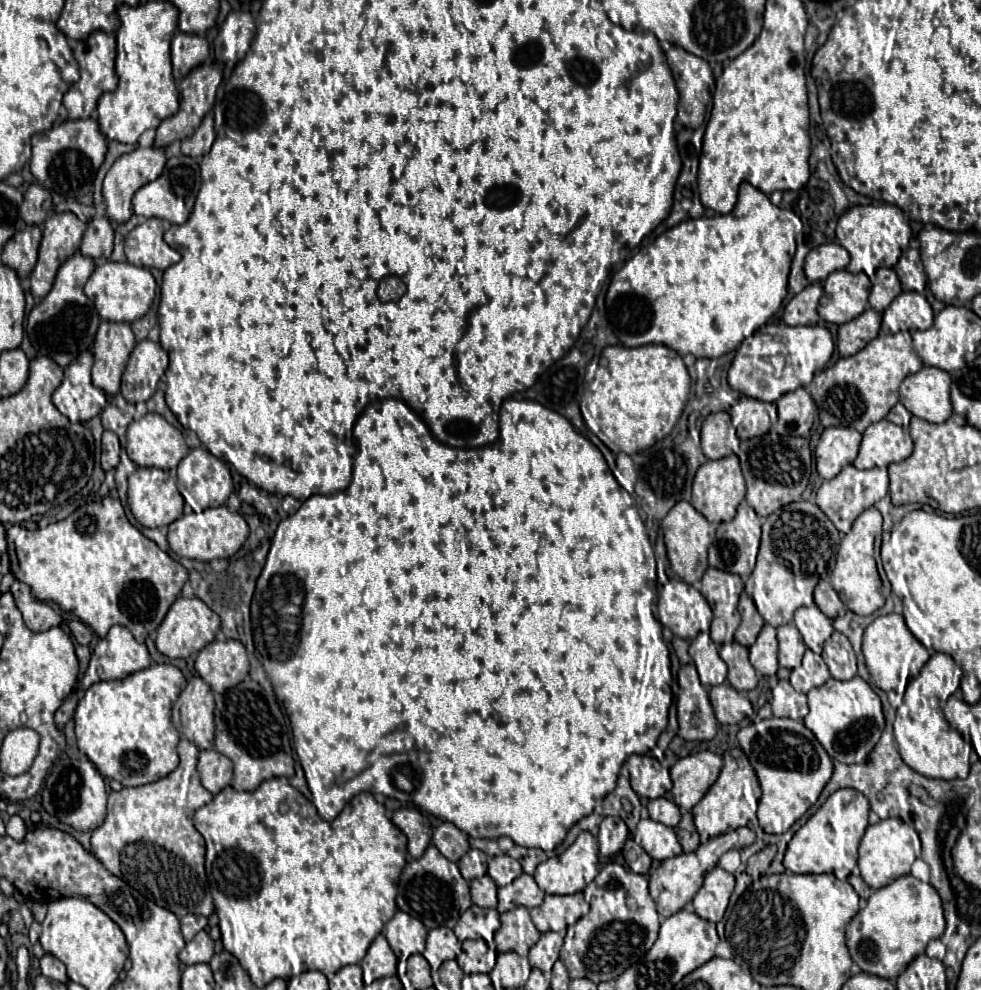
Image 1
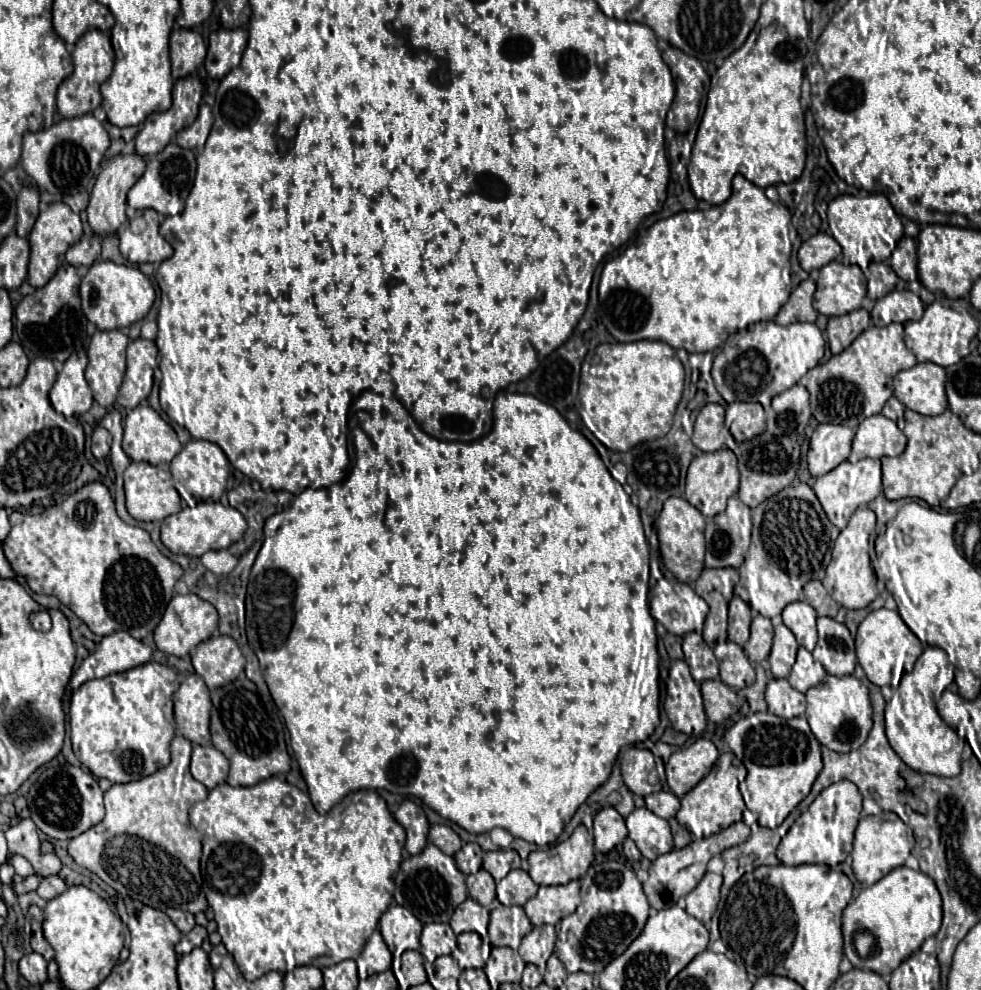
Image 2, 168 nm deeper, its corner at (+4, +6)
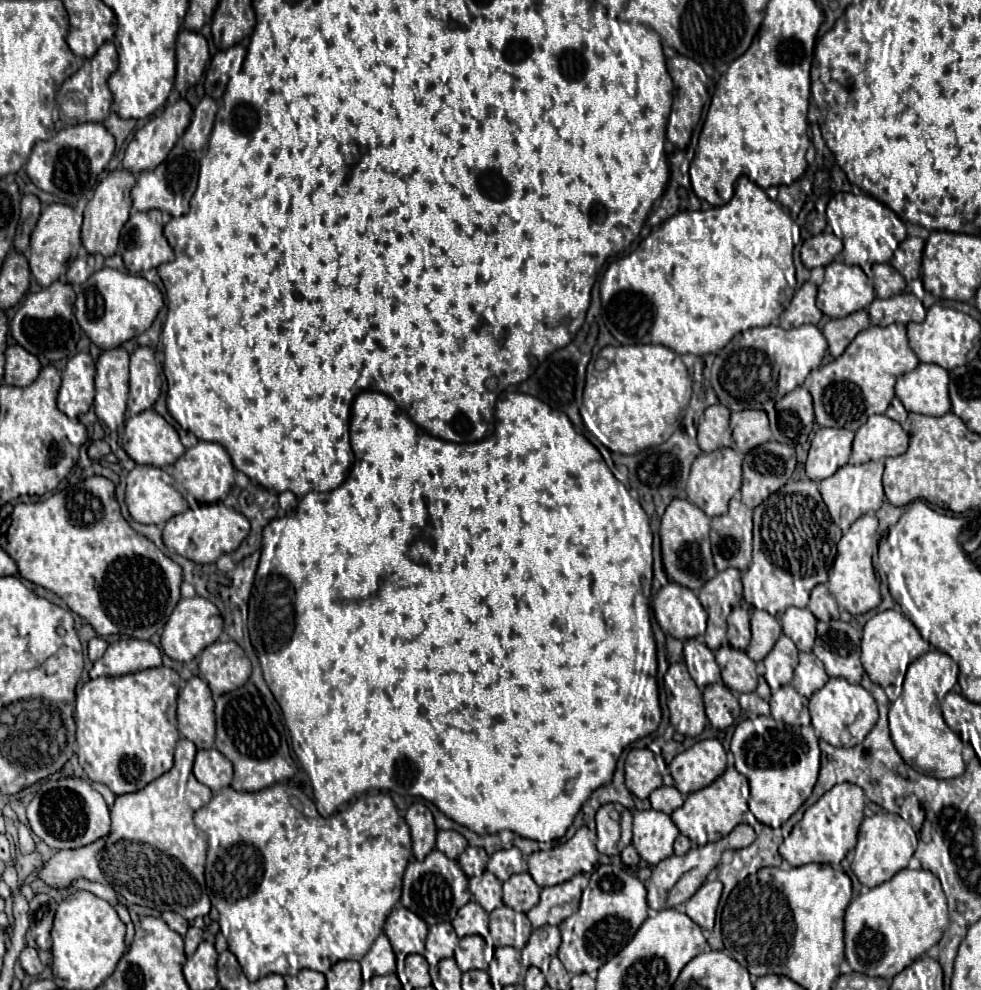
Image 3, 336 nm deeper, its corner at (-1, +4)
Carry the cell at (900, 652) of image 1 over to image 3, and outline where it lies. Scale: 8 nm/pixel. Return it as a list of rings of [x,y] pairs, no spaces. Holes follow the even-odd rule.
[[[884,610],[866,622],[860,649],[862,666],[864,666],[866,674],[870,676],[870,680],[881,686],[884,691],[888,686],[894,686],[894,690],[897,691],[897,699],[903,686],[908,664],[914,662],[918,656],[926,654],[930,650],[930,644],[918,634],[916,626],[912,626],[912,622],[908,622],[908,618],[904,614],[900,614],[896,610]],[[898,666],[900,666],[900,672],[898,672]]]

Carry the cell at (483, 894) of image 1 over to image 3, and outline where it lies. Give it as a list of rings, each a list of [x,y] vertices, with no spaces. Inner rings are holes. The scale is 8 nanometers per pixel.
[[[484,872],[480,878],[470,878],[470,892],[472,900],[478,902],[486,912],[502,906],[502,882],[490,872]]]

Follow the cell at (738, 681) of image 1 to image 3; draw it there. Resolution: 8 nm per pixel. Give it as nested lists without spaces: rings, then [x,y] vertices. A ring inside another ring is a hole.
[[[722,646],[716,652],[716,662],[722,670],[724,684],[736,692],[752,692],[758,684],[758,670],[756,664],[746,656],[746,652],[736,650],[732,646]]]

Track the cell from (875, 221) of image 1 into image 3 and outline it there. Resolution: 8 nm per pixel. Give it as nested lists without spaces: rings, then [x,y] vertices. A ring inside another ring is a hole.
[[[852,192],[832,196],[832,200],[827,205],[826,217],[833,233],[844,242],[844,252],[842,252],[844,262],[858,264],[874,285],[872,266],[890,264],[894,250],[906,238],[904,222],[880,200],[876,200],[868,194],[854,196]]]

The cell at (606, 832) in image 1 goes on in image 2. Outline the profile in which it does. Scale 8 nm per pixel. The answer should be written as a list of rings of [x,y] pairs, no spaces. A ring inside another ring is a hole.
[[[601,808],[595,816],[595,850],[609,852],[627,838],[623,816],[615,808]]]

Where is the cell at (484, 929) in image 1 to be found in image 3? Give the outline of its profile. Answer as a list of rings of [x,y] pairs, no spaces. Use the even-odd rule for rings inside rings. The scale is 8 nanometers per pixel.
[[[468,902],[466,906],[462,906],[456,914],[456,918],[452,920],[452,926],[456,930],[456,934],[468,936],[468,934],[478,934],[484,940],[490,940],[490,932],[488,932],[488,912],[476,904],[476,902]]]

